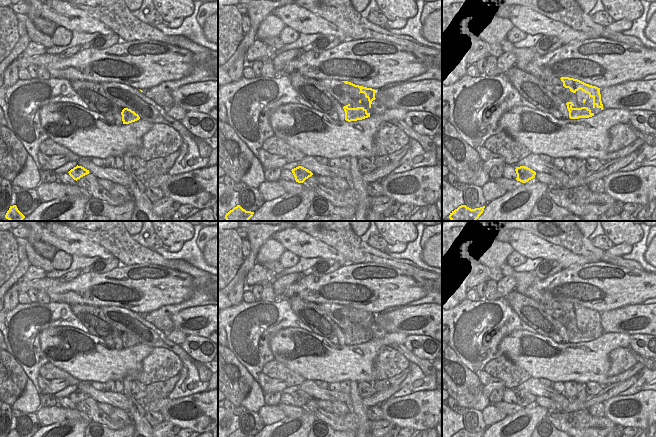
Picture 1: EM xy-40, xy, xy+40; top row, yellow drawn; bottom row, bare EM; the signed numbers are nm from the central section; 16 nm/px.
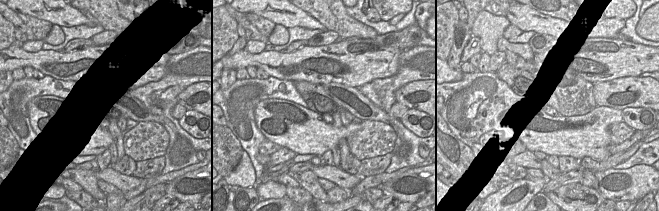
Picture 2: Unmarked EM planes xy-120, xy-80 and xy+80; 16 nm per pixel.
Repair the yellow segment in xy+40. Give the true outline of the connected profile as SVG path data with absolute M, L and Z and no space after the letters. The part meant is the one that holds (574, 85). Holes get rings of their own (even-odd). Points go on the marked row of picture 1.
M561 77L563 86L569 88L571 92L576 93L579 89L589 94L589 99L593 98L593 108L597 107L603 110L603 104L601 101L600 88L586 84L578 79Z

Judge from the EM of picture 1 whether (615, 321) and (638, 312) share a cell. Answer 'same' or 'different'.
same

